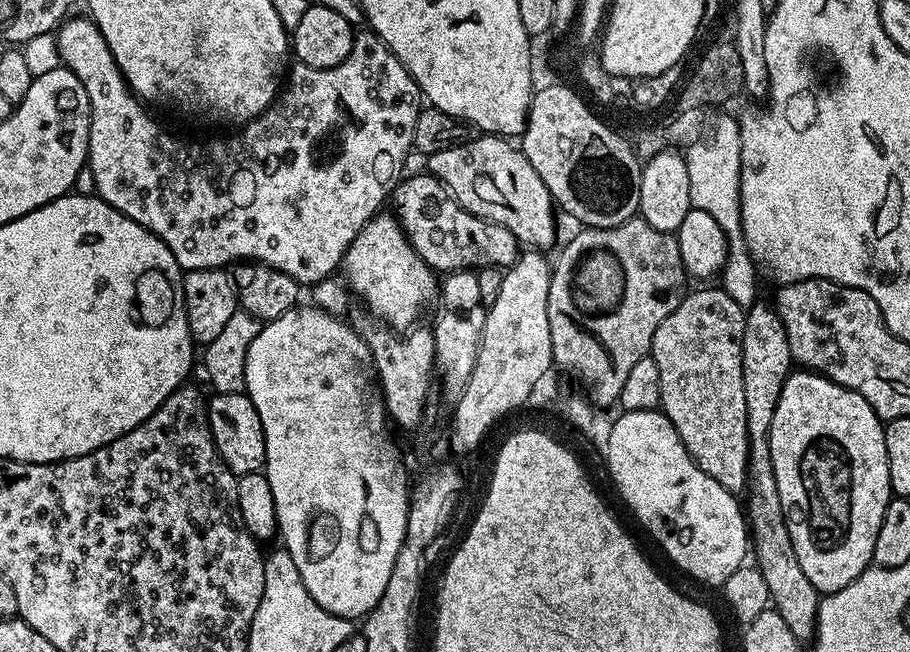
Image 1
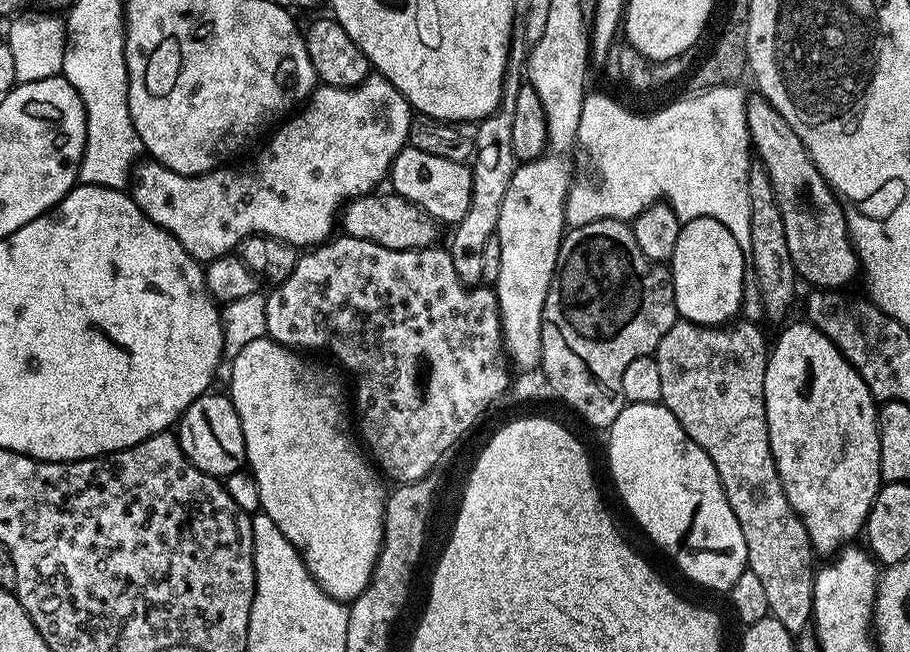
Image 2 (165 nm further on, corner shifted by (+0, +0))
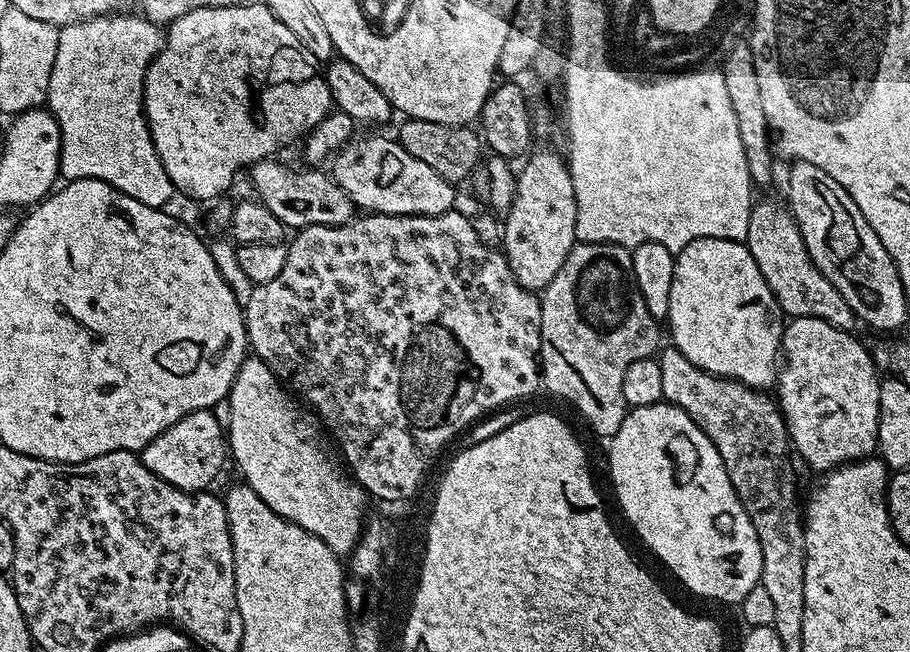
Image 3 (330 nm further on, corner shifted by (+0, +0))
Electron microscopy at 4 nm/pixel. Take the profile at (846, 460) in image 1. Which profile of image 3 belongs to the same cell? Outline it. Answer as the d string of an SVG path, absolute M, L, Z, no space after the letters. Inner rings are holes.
M798 316L789 319L784 326L782 367L778 372L774 392L778 397L780 412L784 416L784 425L788 428L788 438L795 455L800 455L810 467L817 468L820 474L827 474L833 468L871 457L878 448L876 435L880 417L878 394L881 377L876 365L872 363L871 351L865 345L863 348L856 338L853 333L838 330L818 318Z

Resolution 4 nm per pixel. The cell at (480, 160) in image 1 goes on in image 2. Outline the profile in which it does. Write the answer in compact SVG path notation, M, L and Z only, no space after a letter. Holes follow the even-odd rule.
M405 146L394 158L390 169L391 191L418 205L441 225L454 226L470 206L471 176L472 169L467 163L450 162L450 158L438 158L438 154L426 154L417 148Z

